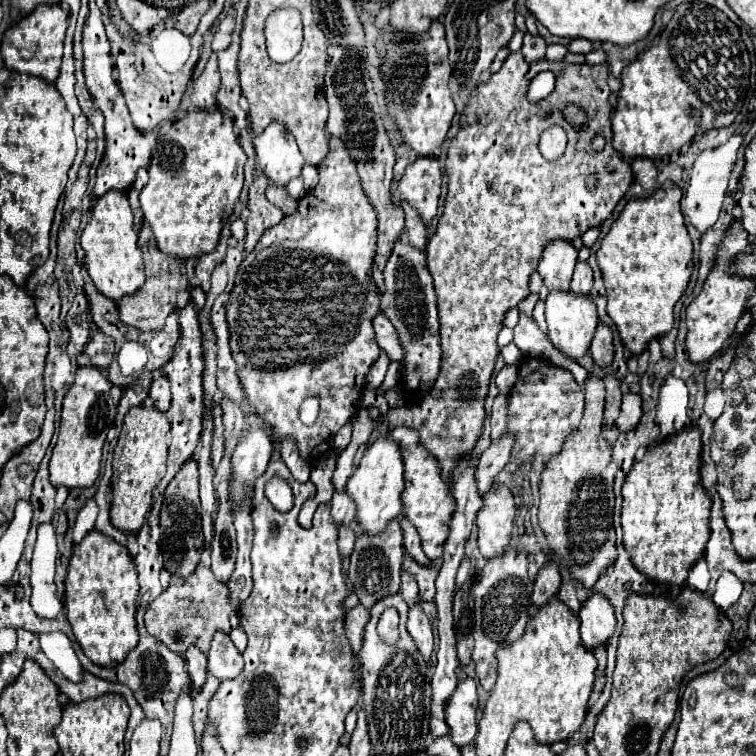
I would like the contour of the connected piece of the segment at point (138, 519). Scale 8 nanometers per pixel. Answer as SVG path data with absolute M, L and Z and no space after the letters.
M136 406L124 418L124 428L120 440L114 448L112 462L112 508L110 520L112 526L130 534L140 532L150 508L152 508L152 492L160 484L166 474L166 454L168 454L168 434L170 424L164 412L156 408Z

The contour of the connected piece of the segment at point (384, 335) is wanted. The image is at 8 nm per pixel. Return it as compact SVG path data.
M382 312L374 318L374 332L376 332L376 340L378 340L380 348L390 356L390 360L402 362L404 360L404 348L400 344L400 338L396 336L396 328L392 326L392 322Z

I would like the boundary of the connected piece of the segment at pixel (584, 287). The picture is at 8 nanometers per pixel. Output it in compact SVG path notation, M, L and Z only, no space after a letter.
M578 262L576 264L576 270L574 270L574 276L572 276L572 284L570 288L576 292L576 294L590 294L590 288L592 288L592 268L588 266L588 262Z

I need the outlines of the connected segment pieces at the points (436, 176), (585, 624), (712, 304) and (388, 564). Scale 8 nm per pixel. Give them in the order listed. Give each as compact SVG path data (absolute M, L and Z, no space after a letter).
M420 156L404 172L398 190L394 192L394 204L400 206L400 198L406 198L412 208L416 208L424 222L436 216L440 198L442 170L436 158Z
M592 594L578 612L582 642L594 650L600 644L606 644L614 632L616 618L612 604L602 594Z
M734 220L722 240L722 246L718 248L718 260L702 288L702 292L692 300L692 304L686 308L686 324L688 324L688 336L686 336L686 350L688 358L694 364L706 364L712 356L716 356L726 342L726 338L732 336L736 322L740 320L744 312L744 304L748 296L752 296L752 284L754 278L740 278L740 276L730 276L728 264L734 262L734 256L742 252L748 246L748 234L744 232L742 224Z
M398 522L388 524L388 528L384 528L384 532L380 532L380 536L360 534L360 538L356 540L354 552L350 556L348 576L354 582L354 588L356 588L356 594L358 594L362 606L372 608L384 596L398 592L402 558L404 558L404 542L402 542L402 530L400 530Z

